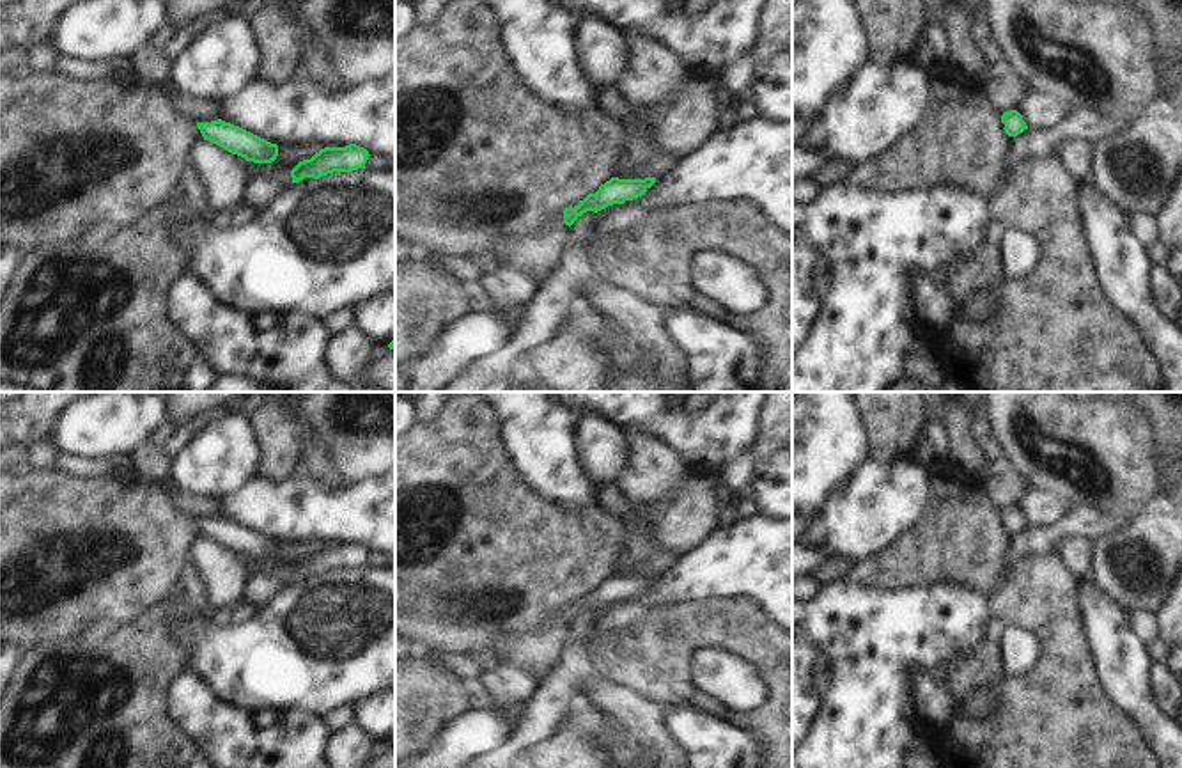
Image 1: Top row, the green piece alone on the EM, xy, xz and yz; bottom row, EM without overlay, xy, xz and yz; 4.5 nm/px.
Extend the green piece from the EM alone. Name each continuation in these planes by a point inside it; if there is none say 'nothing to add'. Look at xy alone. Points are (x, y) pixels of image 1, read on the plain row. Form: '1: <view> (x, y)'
nothing to add

